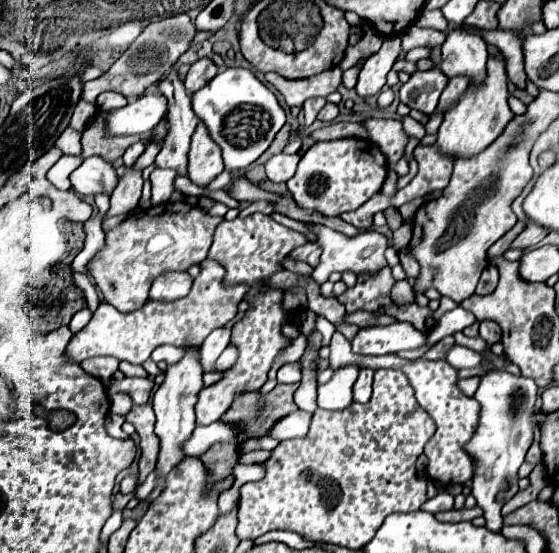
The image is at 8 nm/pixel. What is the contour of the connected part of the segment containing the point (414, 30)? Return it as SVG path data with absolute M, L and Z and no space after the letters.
M416 25L408 27L408 31L402 33L402 47L404 51L410 51L414 47L436 47L442 45L446 39L444 33L434 29L420 29Z

